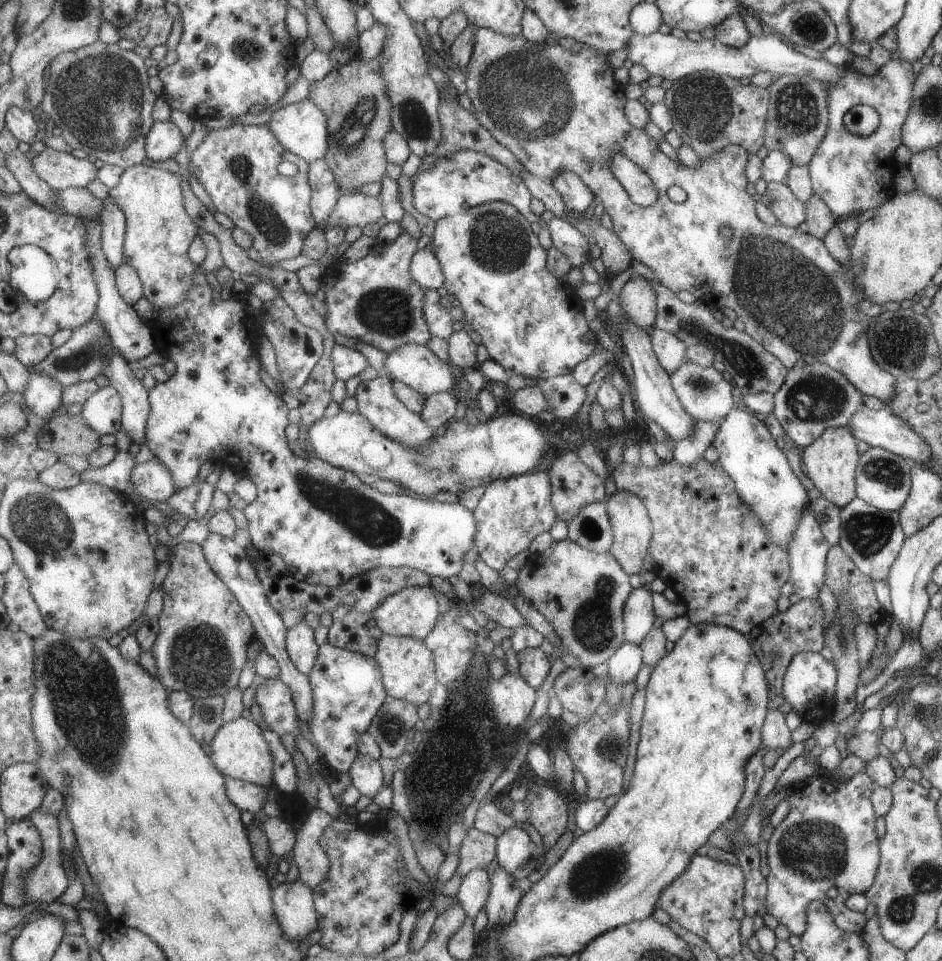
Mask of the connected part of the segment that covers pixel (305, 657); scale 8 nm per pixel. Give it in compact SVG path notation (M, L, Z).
M300 620L288 629L288 652L297 669L304 674L311 674L311 670L317 665L320 657L320 646L315 640L313 628L307 626L305 620Z

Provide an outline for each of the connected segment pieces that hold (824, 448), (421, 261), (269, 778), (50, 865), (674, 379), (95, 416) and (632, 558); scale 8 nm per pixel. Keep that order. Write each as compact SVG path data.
M836 427L821 432L809 446L799 450L802 472L813 482L820 496L839 509L855 497L855 466L859 459L856 442L847 427Z
M430 247L416 251L411 261L411 274L412 278L424 289L437 291L443 286L444 277Z
M239 718L226 722L217 732L210 745L211 757L217 769L226 777L248 781L267 788L274 787L273 752L269 742L265 739L264 730L261 730L253 720Z
M39 809L30 817L37 830L41 832L43 839L43 858L40 865L36 867L31 873L27 874L25 896L29 898L28 904L51 904L55 900L59 900L67 886L69 886L70 879L65 872L65 866L63 866L64 858L64 846L62 844L62 831L60 828L60 822L58 816L55 814L49 814L47 810Z
M688 359L673 372L668 373L675 396L689 417L701 422L721 422L735 407L736 389L724 380L717 365L702 368Z
M109 385L93 394L82 405L80 414L99 435L117 435L122 429L124 414L123 397Z
M615 491L605 501L606 514L611 526L611 548L609 553L615 562L621 566L621 570L627 575L638 575L641 573L643 558L648 554L651 537L650 519L648 518L643 504L637 496L621 491Z

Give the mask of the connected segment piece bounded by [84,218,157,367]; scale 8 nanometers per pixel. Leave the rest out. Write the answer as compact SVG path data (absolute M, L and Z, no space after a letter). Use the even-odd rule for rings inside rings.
M84 218L85 224L89 226L89 250L93 254L93 266L95 266L97 285L100 287L100 302L98 303L98 312L96 317L111 336L112 343L121 350L127 360L136 367L140 359L147 358L157 351L157 342L153 336L153 330L150 323L147 323L137 310L129 305L120 294L116 284L116 270L109 264L105 252L103 252L103 224L101 220L93 218Z

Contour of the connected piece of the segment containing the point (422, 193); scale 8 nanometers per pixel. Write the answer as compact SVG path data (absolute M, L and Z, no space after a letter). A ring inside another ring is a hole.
M457 150L447 158L435 158L433 168L419 172L412 185L413 208L434 223L443 216L465 214L465 210L473 206L494 201L512 205L529 223L537 223L539 220L529 209L532 197L523 180L514 176L503 164L481 152Z

